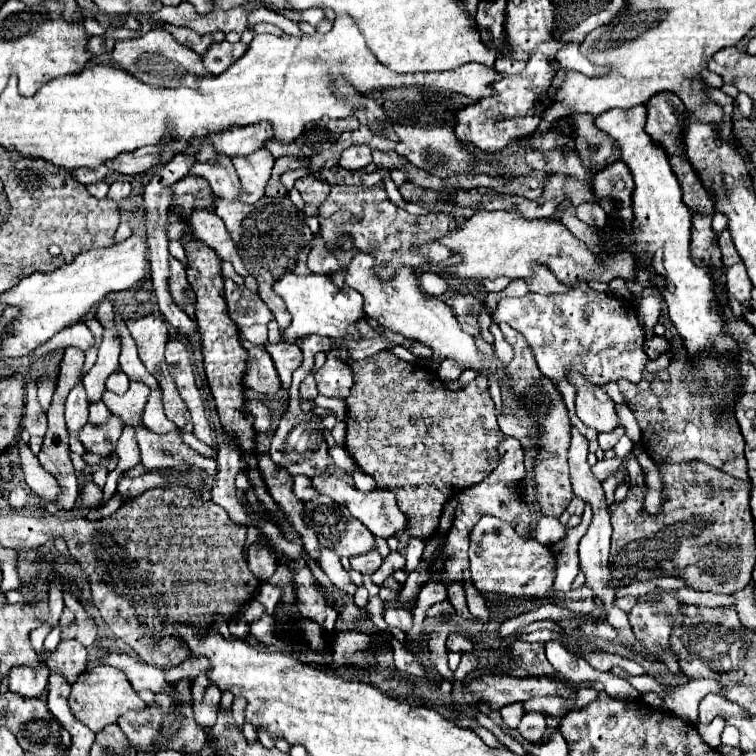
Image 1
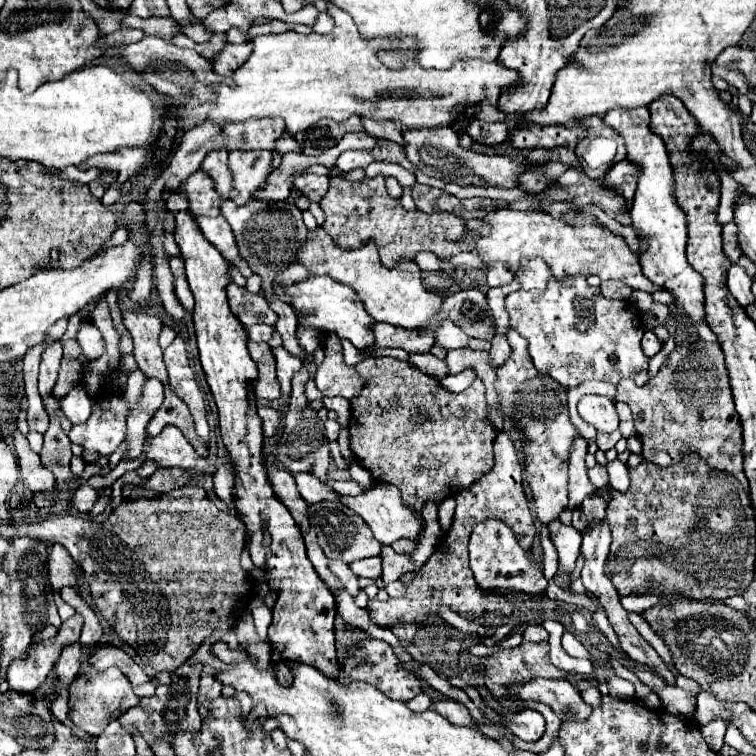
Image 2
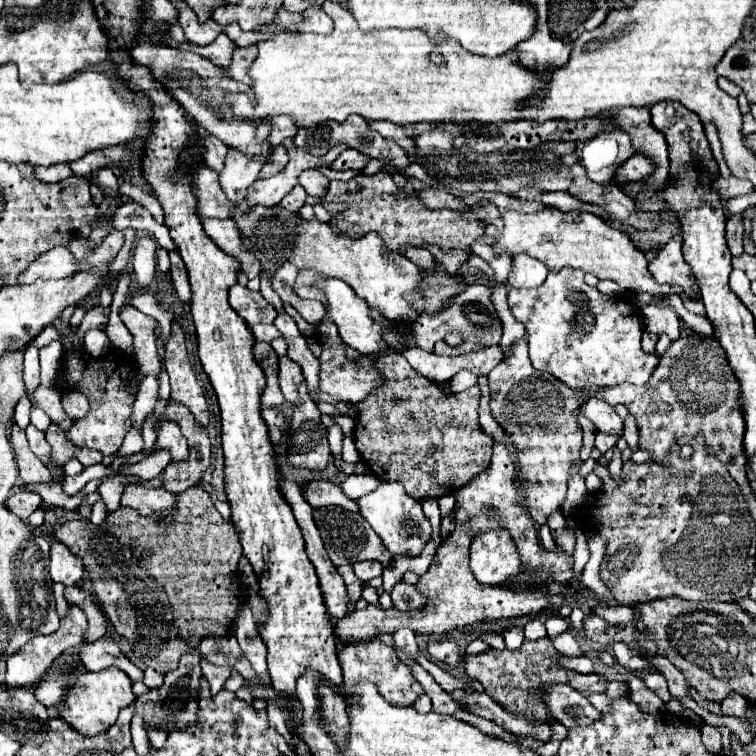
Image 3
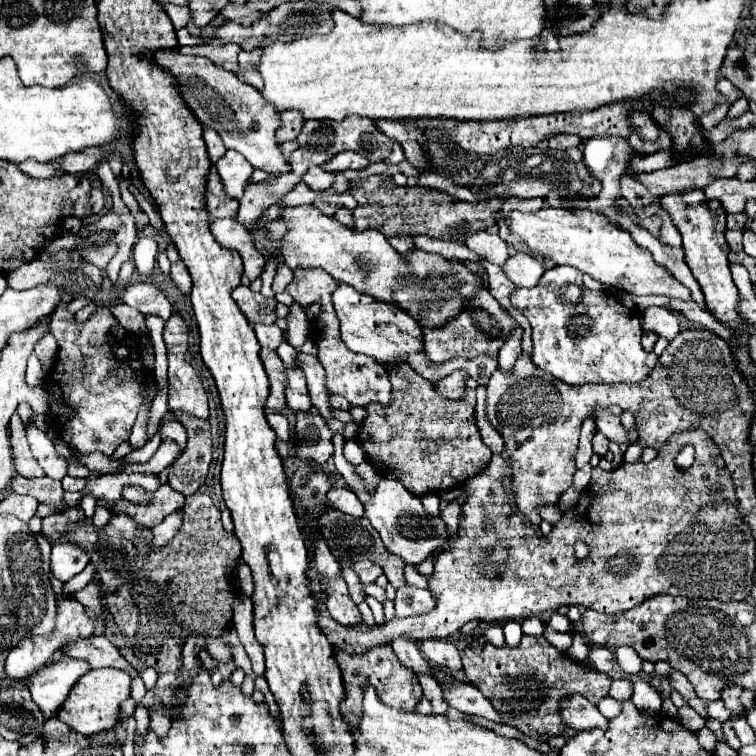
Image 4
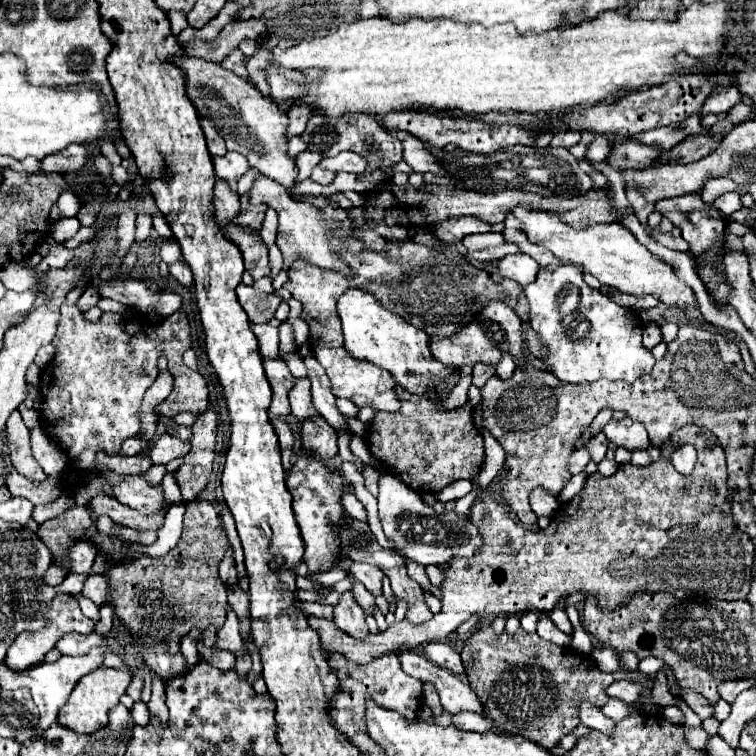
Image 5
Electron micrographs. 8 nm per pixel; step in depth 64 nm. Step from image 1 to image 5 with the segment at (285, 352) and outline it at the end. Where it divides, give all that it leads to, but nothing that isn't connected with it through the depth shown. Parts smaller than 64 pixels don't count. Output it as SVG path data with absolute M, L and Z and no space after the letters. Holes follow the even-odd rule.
M298 380L294 390L290 392L290 406L292 406L292 414L304 422L310 420L314 416L320 416L316 412L316 408L312 406L312 396L310 396L310 380Z

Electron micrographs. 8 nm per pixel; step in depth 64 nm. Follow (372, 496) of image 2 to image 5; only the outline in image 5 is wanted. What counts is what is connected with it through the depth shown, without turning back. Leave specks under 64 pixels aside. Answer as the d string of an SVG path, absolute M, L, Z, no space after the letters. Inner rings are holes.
M392 474L380 478L378 516L386 536L396 542L396 546L404 552L404 556L424 566L436 564L442 568L444 564L450 564L450 560L454 558L474 556L476 550L482 546L482 536L478 528L468 522L470 518L466 514L458 512L448 512L448 516L436 514L434 508L424 504L418 492L414 492L410 486L406 486L400 478Z

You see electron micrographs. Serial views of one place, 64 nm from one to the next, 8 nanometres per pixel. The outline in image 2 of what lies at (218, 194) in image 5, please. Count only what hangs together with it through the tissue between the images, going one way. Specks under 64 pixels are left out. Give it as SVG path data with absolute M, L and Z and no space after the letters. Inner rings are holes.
M198 170L194 172L182 186L180 190L182 194L188 196L190 202L190 214L192 216L218 216L220 208L218 208L218 192L214 188L212 178Z

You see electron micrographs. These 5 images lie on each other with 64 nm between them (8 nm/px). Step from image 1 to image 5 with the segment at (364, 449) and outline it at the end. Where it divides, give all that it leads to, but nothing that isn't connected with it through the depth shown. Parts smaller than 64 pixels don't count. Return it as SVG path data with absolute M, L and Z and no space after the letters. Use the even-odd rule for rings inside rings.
M400 386L396 388L402 408L398 412L376 412L376 418L372 422L370 434L366 436L366 442L372 450L372 454L382 462L384 470L388 470L392 476L398 476L404 484L418 490L420 494L438 494L444 486L452 484L460 478L472 478L480 472L480 466L484 462L484 440L478 434L478 430L472 424L472 408L470 404L444 412L440 400L428 400L420 396L412 396L404 392Z

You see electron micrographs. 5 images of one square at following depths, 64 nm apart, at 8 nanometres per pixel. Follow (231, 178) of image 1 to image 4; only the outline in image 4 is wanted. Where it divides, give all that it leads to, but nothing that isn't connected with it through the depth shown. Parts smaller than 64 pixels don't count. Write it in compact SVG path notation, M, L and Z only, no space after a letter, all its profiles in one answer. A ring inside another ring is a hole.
M204 128L204 140L206 140L206 148L208 148L208 154L210 154L212 164L216 164L216 160L226 152L226 148L224 148L220 136L214 130Z

